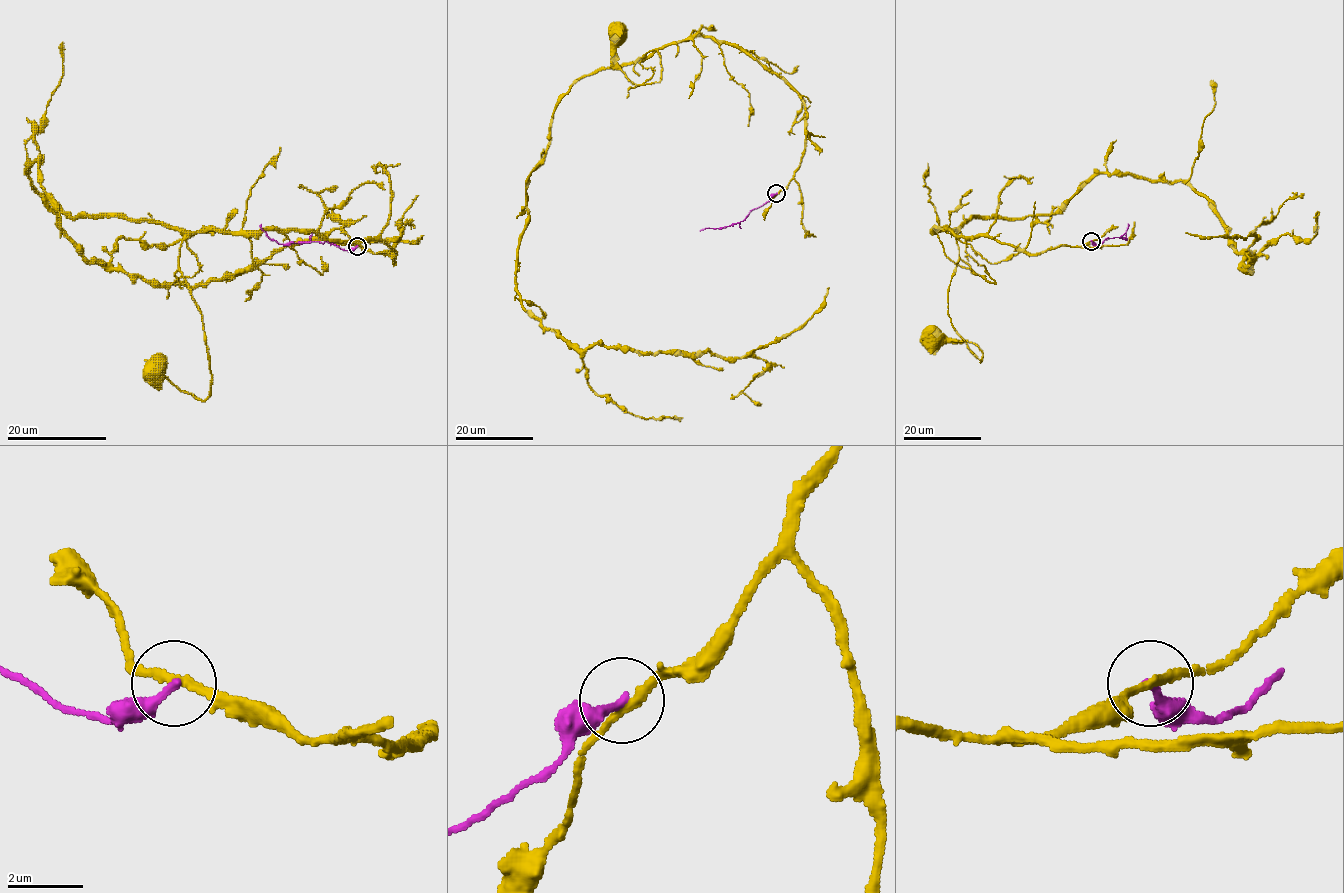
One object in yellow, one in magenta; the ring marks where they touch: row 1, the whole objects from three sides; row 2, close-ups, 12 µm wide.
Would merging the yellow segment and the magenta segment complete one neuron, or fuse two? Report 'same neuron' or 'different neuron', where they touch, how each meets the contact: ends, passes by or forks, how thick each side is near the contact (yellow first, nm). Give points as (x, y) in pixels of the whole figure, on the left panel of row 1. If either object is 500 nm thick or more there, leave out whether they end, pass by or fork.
different neuron; at (357, 246); yellow passes by; magenta ends there; 220 nm thick on the yellow side, 260 nm on the other

